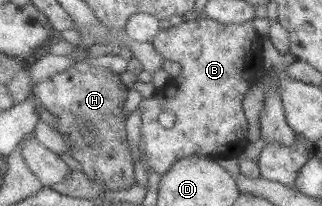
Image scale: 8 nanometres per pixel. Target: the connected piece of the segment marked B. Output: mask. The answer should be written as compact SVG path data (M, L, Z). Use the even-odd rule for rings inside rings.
M195 18L182 22L178 26L170 26L158 30L157 36L150 40L152 49L156 50L162 59L177 63L181 69L176 77L170 77L170 90L162 86L158 94L149 98L141 98L137 109L142 124L140 125L140 140L144 143L143 153L147 169L163 175L178 159L192 155L228 159L238 157L247 146L248 122L242 111L242 98L262 73L260 36L252 26L252 22L242 24L223 24L208 18ZM168 112L174 116L171 128L163 128L158 123L158 115Z

